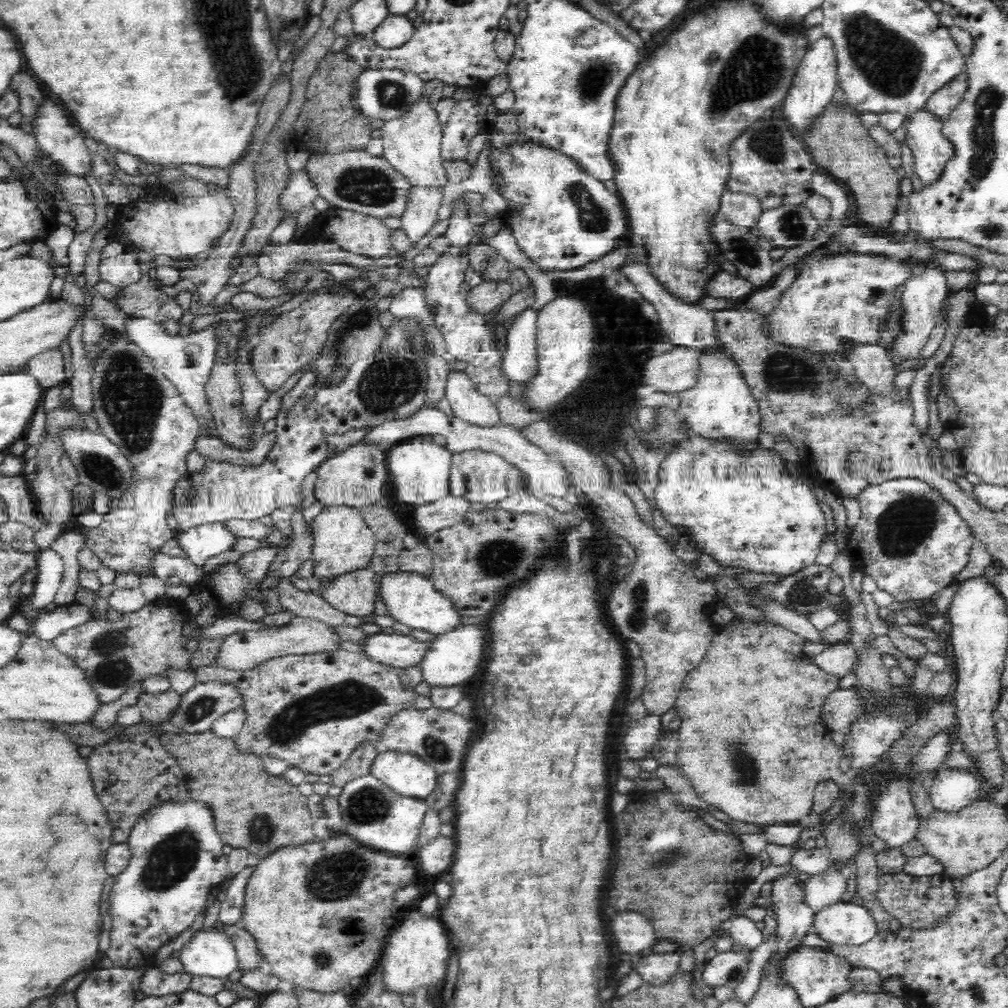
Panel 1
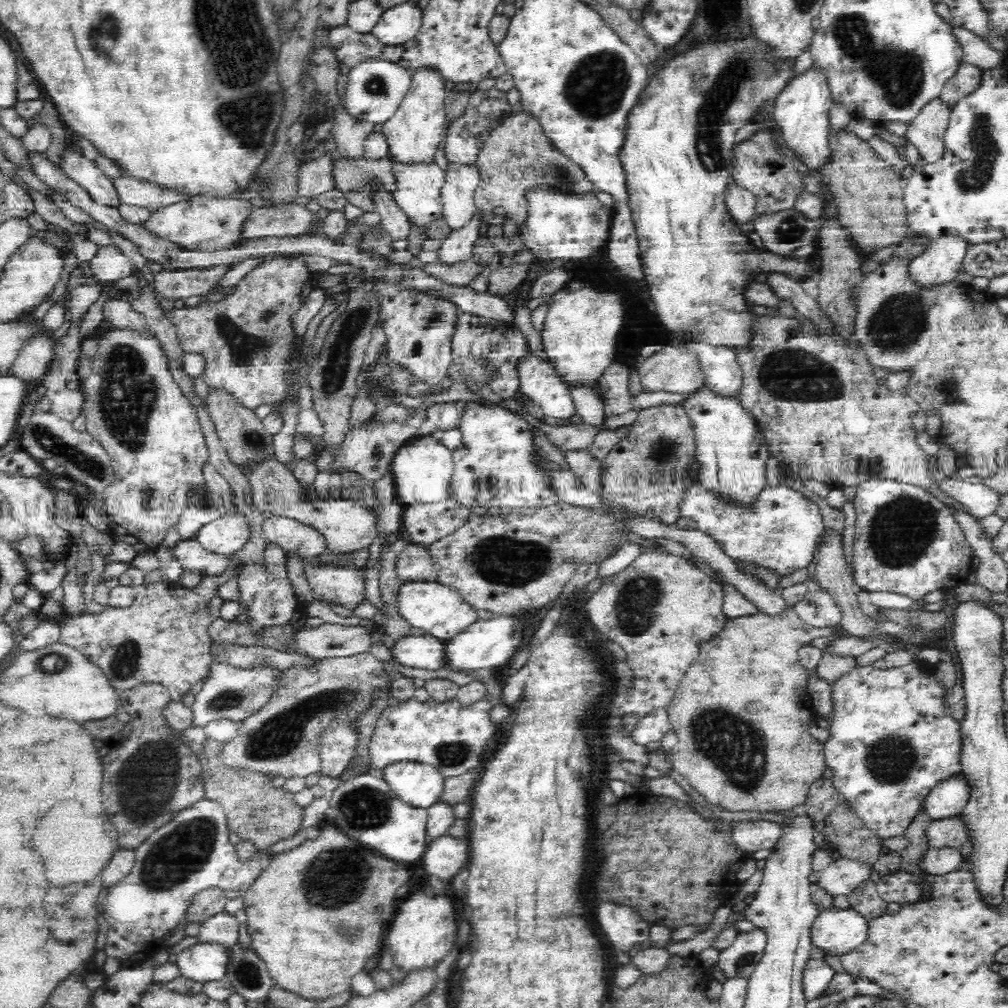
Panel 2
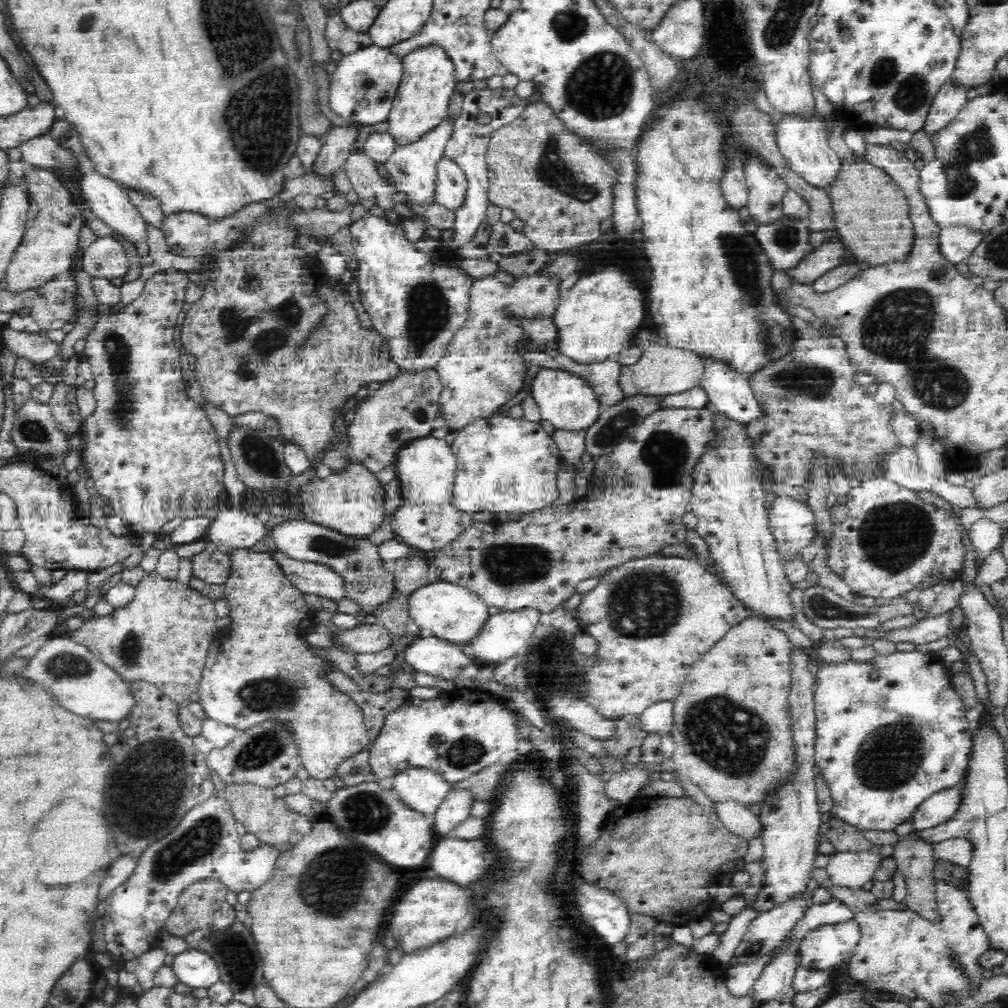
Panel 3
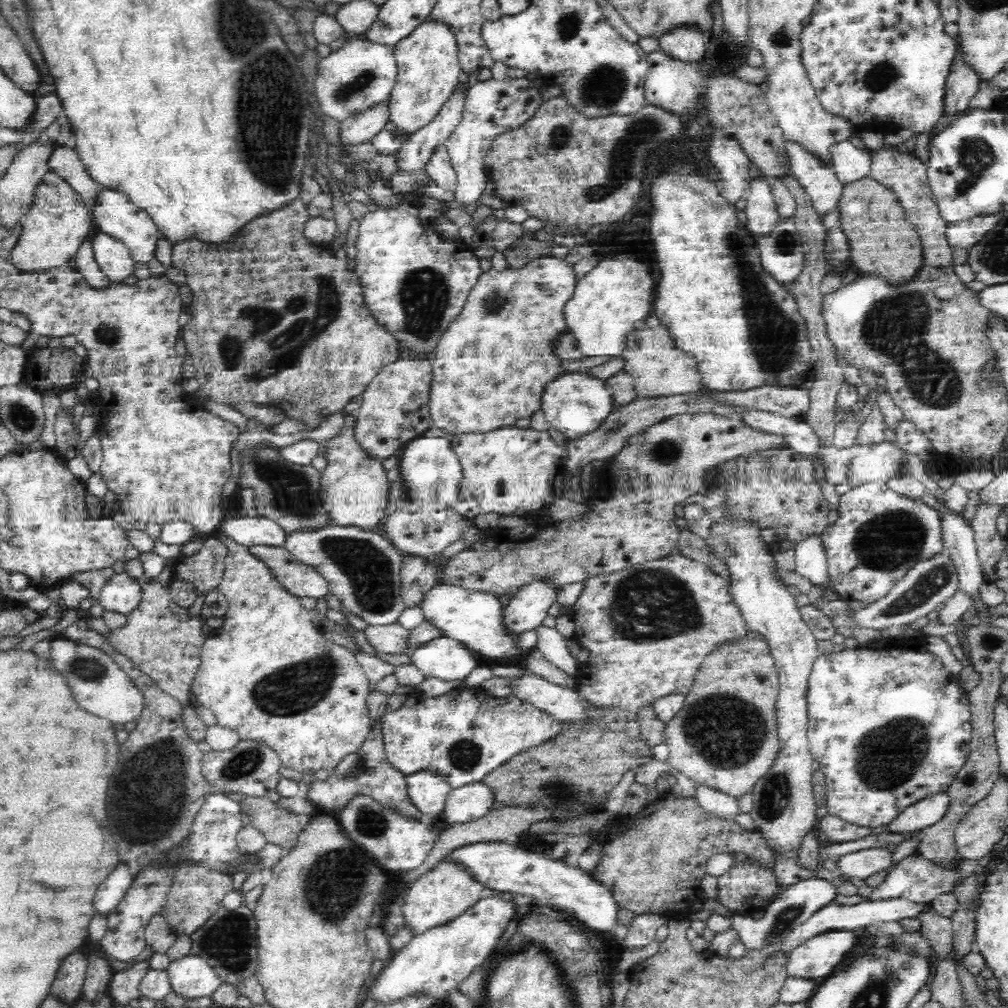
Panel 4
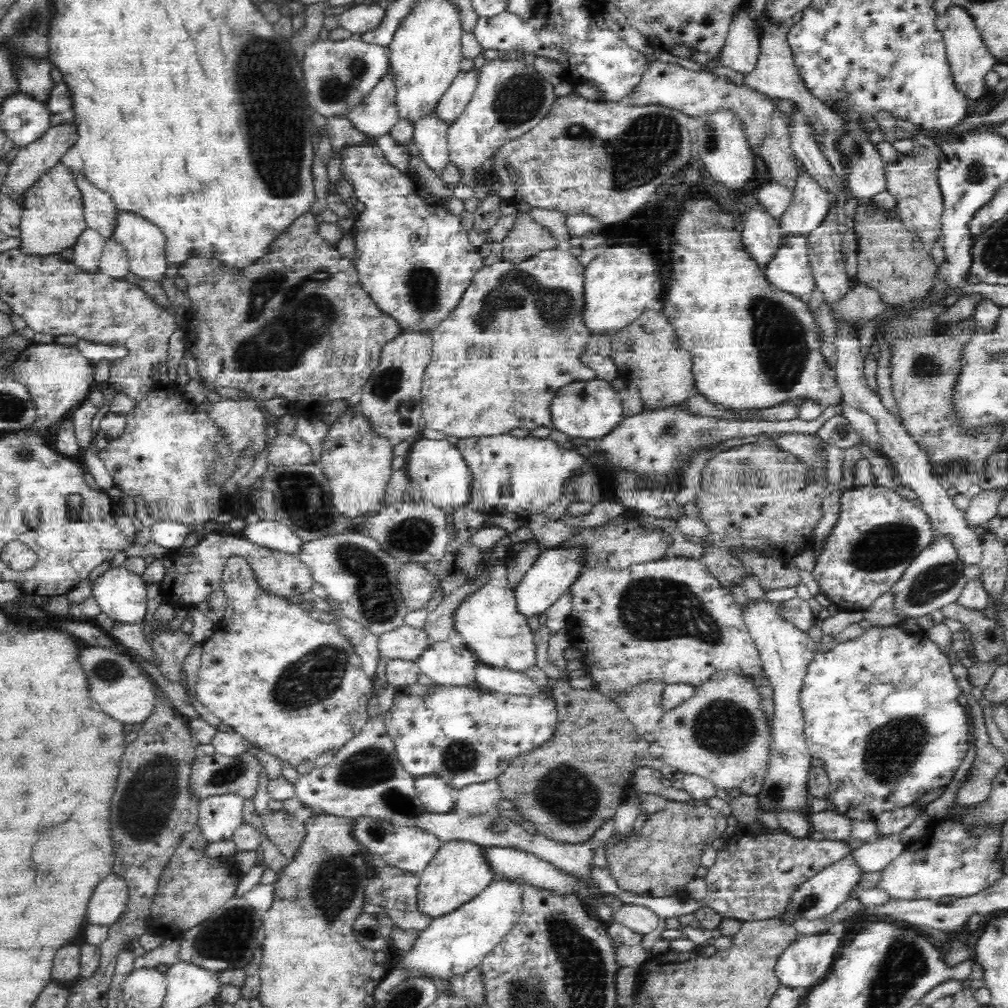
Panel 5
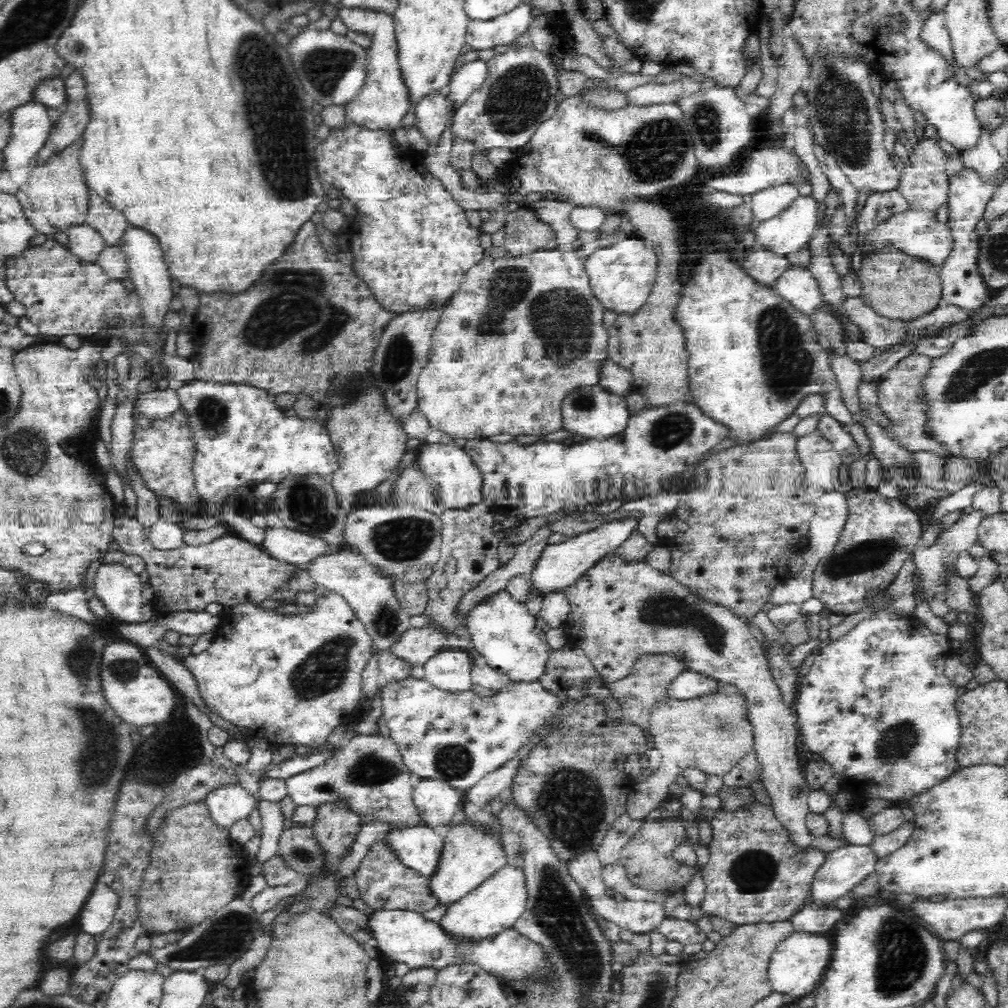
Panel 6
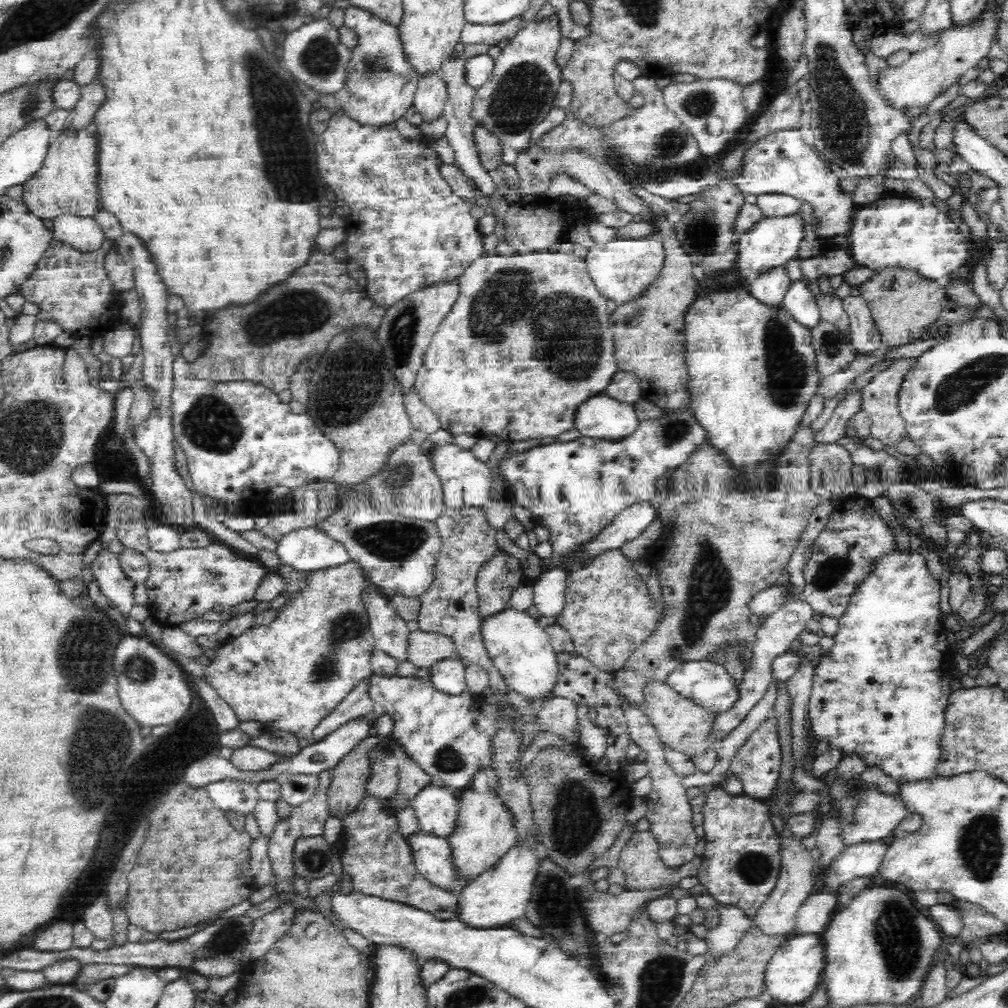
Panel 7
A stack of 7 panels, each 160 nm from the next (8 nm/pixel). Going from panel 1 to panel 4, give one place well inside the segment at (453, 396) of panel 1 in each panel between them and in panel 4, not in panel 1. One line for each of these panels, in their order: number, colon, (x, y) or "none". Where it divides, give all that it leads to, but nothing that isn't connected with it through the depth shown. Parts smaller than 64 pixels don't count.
2: (497, 463)
3: (504, 464)
4: (512, 471)

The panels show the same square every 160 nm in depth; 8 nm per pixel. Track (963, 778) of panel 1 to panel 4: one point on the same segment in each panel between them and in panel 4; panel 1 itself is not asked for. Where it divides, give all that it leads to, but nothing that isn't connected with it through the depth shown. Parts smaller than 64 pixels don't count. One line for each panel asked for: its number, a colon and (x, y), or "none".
2: (946, 800)
3: (937, 809)
4: (925, 812)

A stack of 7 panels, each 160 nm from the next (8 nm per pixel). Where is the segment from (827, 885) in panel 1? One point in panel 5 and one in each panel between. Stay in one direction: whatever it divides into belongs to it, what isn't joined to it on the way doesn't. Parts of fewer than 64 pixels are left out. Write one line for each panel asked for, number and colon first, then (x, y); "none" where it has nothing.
2: (843, 875)
3: (849, 869)
4: (864, 863)
5: (876, 854)

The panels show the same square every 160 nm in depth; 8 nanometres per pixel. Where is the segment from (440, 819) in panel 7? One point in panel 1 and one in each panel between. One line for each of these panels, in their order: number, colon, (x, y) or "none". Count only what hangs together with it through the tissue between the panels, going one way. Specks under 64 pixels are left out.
1: (408, 776)
2: (420, 785)
3: (423, 790)
4: (428, 791)
5: (435, 795)
6: (437, 803)

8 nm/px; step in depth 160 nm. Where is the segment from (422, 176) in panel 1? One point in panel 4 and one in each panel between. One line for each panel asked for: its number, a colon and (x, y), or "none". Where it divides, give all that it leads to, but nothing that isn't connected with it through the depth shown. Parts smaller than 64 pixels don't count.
2: (414, 131)
3: (421, 101)
4: (428, 68)

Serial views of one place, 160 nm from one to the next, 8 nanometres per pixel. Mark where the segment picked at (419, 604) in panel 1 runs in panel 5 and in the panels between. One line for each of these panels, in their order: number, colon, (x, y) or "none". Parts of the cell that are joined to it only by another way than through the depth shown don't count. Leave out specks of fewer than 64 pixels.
2: (440, 611)
3: (446, 610)
4: (476, 619)
5: (497, 633)

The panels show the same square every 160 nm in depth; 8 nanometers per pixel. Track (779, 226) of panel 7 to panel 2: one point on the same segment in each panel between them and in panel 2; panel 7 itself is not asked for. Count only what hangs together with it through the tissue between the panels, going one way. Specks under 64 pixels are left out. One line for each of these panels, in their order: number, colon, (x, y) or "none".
2: (801, 108)
3: (804, 145)
4: (821, 184)
5: (808, 206)
6: (786, 234)

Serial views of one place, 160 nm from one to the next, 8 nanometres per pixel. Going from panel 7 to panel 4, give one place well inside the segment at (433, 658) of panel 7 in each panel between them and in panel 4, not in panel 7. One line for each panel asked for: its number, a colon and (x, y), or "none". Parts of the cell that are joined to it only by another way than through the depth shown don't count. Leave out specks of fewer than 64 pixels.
4: (391, 639)
5: (405, 643)
6: (417, 645)

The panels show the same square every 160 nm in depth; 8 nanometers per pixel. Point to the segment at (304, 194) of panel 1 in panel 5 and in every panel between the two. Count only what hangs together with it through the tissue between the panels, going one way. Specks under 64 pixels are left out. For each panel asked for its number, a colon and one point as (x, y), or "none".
2: (315, 177)
3: (335, 150)
4: (362, 126)
5: (376, 115)

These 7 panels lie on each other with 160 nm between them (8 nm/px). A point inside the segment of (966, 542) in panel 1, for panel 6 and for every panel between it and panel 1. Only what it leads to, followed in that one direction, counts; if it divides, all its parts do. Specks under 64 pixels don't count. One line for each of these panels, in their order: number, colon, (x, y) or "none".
2: (906, 541)
3: (890, 539)
4: (879, 536)
5: (879, 532)
6: (879, 533)

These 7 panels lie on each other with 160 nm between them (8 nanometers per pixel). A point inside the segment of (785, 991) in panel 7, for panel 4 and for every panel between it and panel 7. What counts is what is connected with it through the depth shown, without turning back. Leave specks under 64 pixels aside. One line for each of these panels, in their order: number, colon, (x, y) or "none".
4: (815, 959)
5: (805, 962)
6: (797, 965)

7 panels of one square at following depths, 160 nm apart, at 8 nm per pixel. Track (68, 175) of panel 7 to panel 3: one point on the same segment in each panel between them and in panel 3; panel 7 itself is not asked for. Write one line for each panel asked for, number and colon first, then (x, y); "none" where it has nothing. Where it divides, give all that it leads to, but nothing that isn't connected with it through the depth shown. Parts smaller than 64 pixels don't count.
3: (50, 241)
4: (53, 230)
5: (52, 218)
6: (55, 195)

